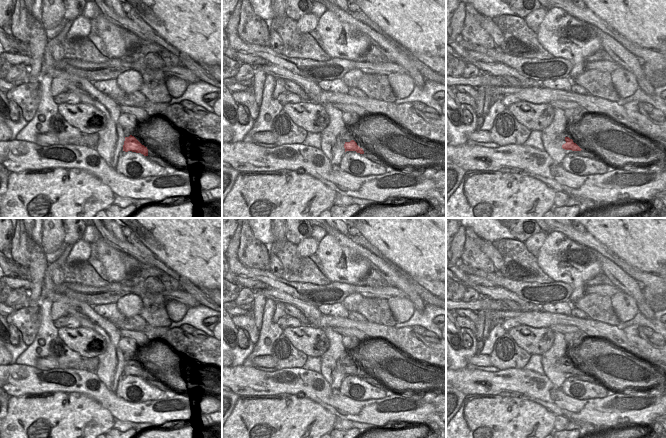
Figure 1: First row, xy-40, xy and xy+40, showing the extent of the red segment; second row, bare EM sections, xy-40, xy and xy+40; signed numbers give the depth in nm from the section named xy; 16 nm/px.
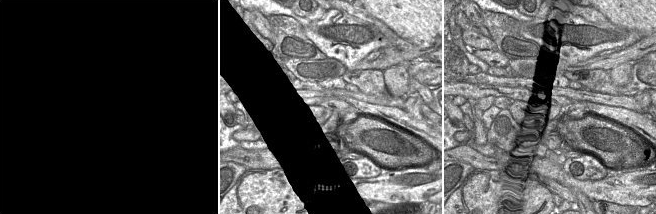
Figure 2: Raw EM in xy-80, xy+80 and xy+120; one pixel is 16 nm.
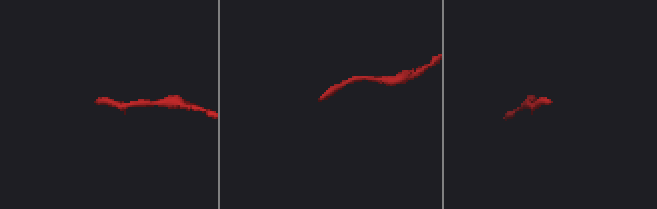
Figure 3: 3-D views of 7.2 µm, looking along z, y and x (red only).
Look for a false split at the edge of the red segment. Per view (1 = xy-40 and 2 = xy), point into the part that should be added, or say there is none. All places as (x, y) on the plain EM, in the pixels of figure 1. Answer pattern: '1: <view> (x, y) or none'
1: xy-40 (114, 372)
2: xy (328, 366)

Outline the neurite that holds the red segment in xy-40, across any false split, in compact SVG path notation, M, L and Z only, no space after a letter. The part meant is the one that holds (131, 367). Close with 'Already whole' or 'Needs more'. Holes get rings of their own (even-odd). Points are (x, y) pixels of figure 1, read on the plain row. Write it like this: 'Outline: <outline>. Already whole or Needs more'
Outline: M106 343L106 350L103 354L98 356L98 367L96 369L96 374L105 374L111 381L112 392L116 392L119 379L122 375L141 377L144 380L148 380L148 373L142 369L134 360L123 361L123 353L120 357L116 357L113 363L109 355L108 343Z. Needs more

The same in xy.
Outline: M329 343L329 348L320 357L321 358L321 375L329 374L335 381L335 389L339 389L341 383L346 375L356 375L357 377L364 378L362 372L360 372L354 364L347 365L347 356L340 357L337 363L333 358L332 343Z. Needs more

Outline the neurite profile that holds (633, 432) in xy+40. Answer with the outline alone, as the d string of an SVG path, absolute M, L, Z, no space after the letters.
M630 427L617 429L611 433L602 435L601 438L639 438L645 436L647 434L647 430L642 427Z

